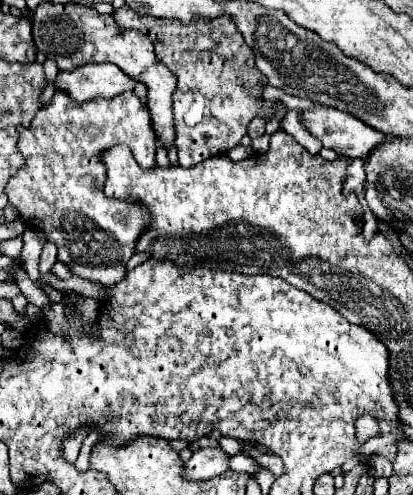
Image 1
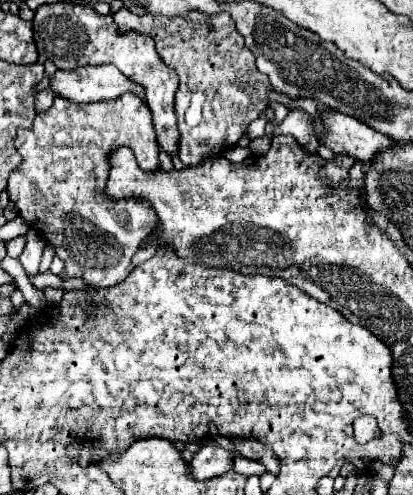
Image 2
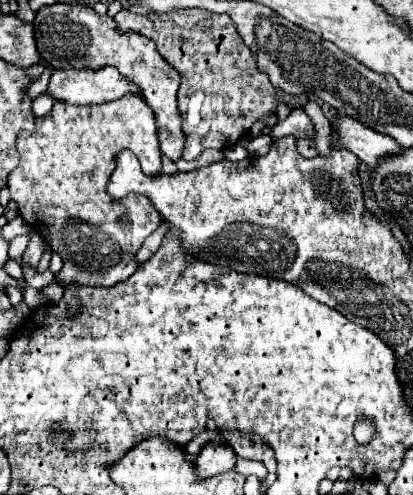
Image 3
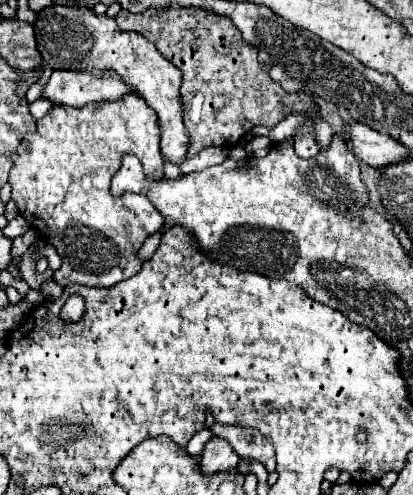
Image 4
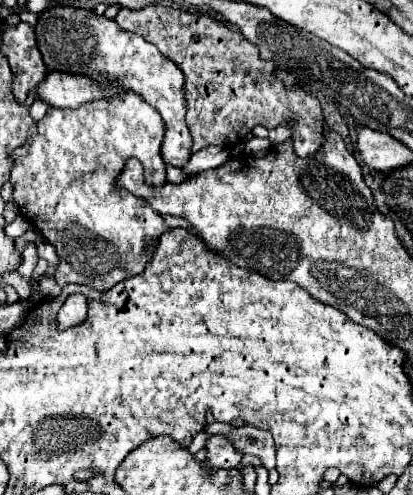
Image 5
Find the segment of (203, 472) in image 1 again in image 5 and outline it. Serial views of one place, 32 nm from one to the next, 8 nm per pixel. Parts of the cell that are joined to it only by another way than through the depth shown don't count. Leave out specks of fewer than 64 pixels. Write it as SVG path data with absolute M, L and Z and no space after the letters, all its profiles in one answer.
M210 436L208 444L206 444L206 460L204 460L208 470L238 468L240 460L242 460L242 456L234 450L234 446L230 444L228 438L224 438L224 436Z

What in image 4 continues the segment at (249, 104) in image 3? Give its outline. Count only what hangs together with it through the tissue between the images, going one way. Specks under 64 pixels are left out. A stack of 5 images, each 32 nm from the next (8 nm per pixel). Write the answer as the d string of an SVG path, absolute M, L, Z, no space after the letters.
M198 8L146 10L142 14L120 10L116 22L122 30L138 32L154 42L162 56L182 72L180 100L184 108L184 126L190 136L186 158L194 158L200 150L210 146L232 148L256 124L274 128L284 118L284 96L286 114L302 112L308 116L308 110L314 106L308 94L288 94L270 80L268 70L260 68L256 50L244 44L238 28L228 16Z

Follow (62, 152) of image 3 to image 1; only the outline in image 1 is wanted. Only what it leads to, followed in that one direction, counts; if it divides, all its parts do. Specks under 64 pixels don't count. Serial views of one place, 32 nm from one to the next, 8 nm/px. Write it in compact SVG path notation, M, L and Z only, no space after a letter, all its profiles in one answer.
M56 90L52 100L36 112L32 124L28 128L20 128L18 148L26 158L26 166L20 172L16 172L16 176L12 176L4 192L8 196L8 202L18 210L20 218L28 226L44 232L48 240L56 242L58 260L70 266L70 270L76 276L98 284L104 282L116 284L126 274L126 262L134 254L136 236L140 236L140 232L146 228L148 216L144 216L144 208L140 208L138 204L124 204L120 200L104 198L102 188L104 188L106 172L104 172L104 164L100 164L98 154L104 148L126 144L130 146L136 162L140 162L142 168L152 168L156 166L154 140L156 134L150 122L150 114L134 92L124 92L114 98L76 102L66 92Z

